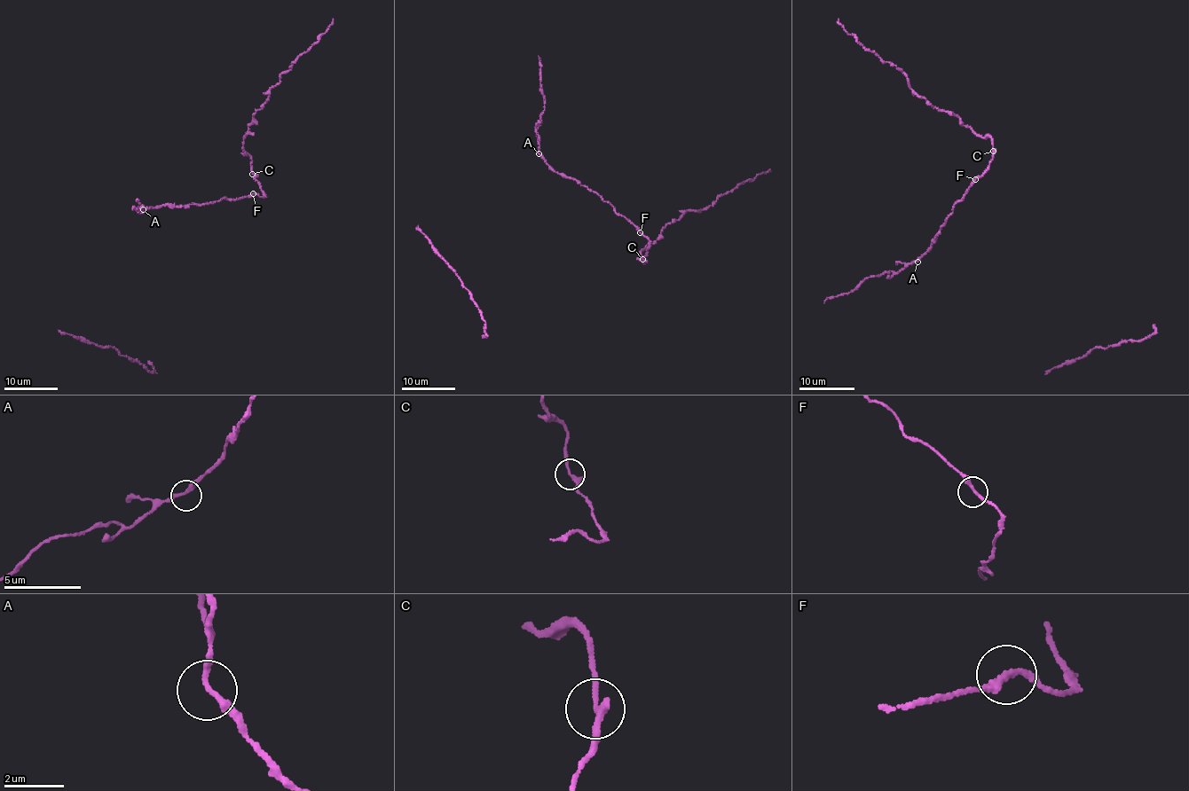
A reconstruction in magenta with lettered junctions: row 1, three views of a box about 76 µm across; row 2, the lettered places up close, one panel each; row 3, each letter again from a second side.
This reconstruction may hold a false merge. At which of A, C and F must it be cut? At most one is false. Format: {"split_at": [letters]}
{"split_at": []}

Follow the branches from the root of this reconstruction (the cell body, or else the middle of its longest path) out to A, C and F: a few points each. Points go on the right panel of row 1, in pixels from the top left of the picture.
A: (940, 231), (917, 262)
C: (940, 231), (956, 202), (962, 199), (972, 183), (981, 176), (988, 166), (993, 151)
F: (940, 231), (956, 202), (962, 199), (975, 179)

